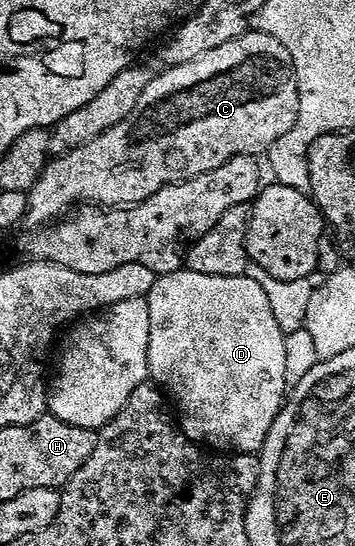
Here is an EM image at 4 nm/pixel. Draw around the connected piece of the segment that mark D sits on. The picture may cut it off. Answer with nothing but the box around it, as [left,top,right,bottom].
[148,268,286,452]

